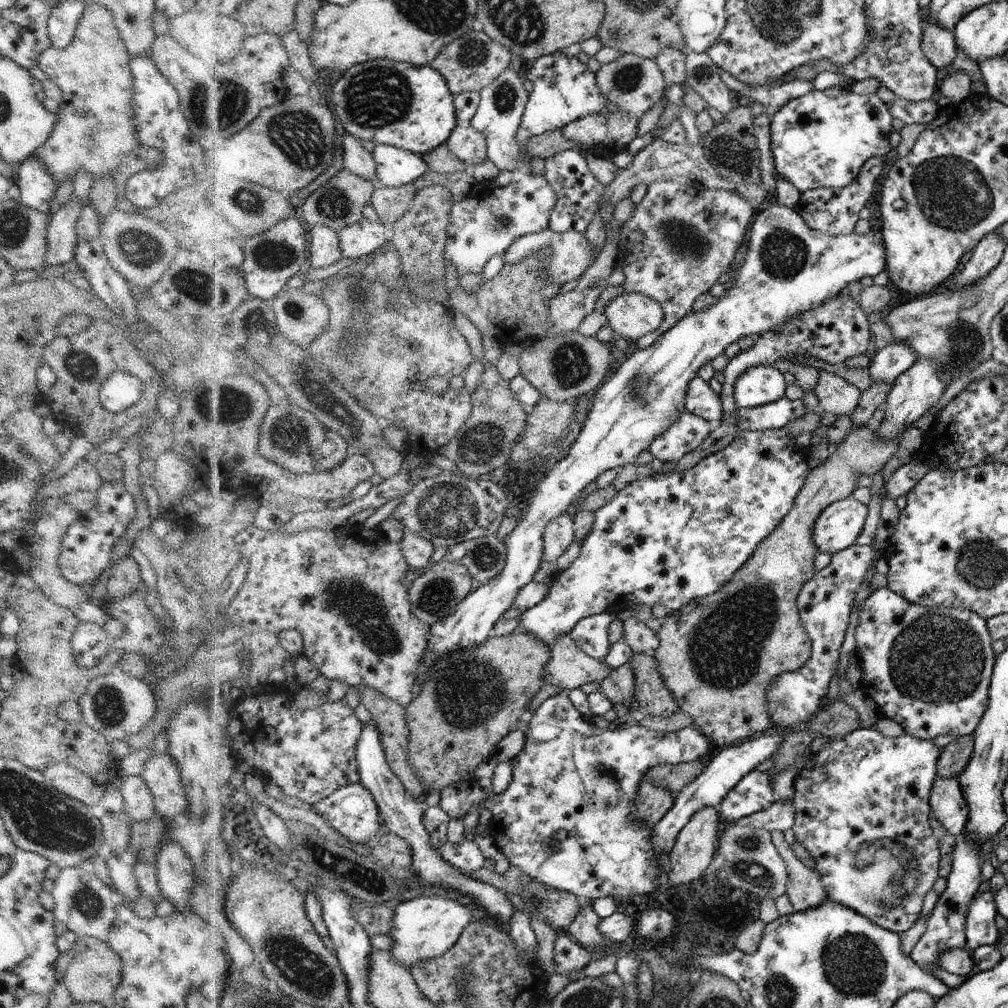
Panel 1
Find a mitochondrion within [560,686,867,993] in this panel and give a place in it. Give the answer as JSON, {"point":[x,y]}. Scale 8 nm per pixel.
{"point":[748,870]}

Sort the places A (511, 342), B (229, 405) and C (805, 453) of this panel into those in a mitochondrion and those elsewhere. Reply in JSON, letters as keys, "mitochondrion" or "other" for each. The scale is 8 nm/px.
{"A":"other","B":"mitochondrion","C":"other"}

